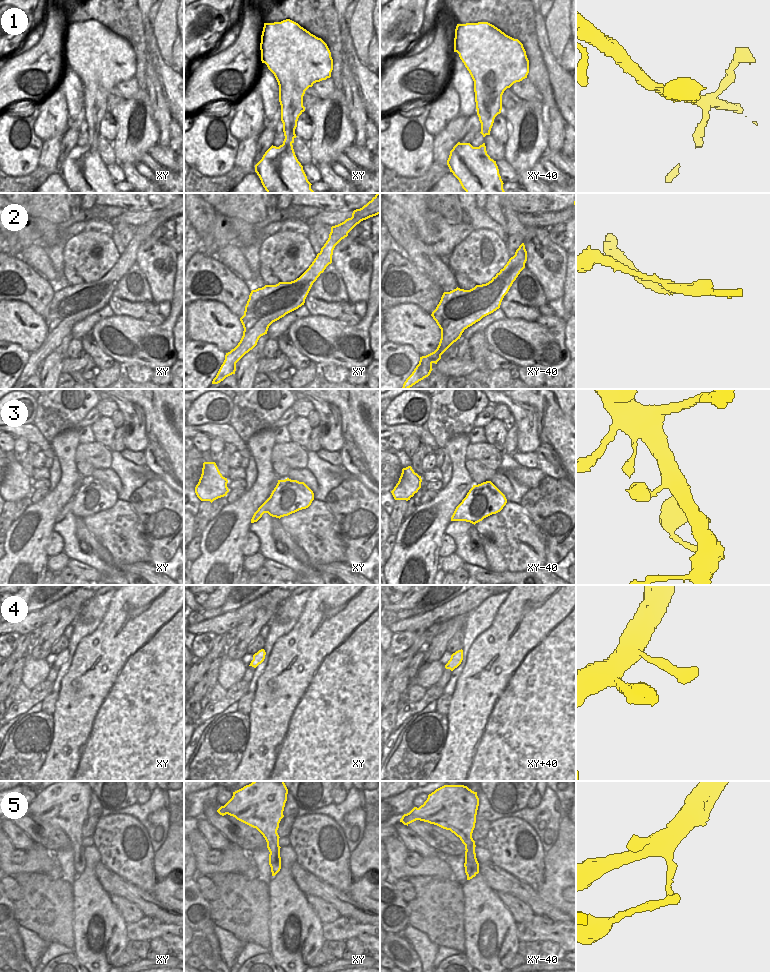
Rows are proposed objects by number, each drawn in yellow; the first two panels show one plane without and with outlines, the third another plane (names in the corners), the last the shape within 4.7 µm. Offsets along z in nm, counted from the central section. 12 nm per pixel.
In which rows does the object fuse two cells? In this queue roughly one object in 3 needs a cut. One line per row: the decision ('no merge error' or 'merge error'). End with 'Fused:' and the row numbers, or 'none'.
1: no merge error
2: no merge error
3: no merge error
4: no merge error
5: merge error
Fused: 5

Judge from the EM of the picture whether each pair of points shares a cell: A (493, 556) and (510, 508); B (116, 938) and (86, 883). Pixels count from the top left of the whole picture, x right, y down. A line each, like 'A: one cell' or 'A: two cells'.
A: two cells
B: one cell

